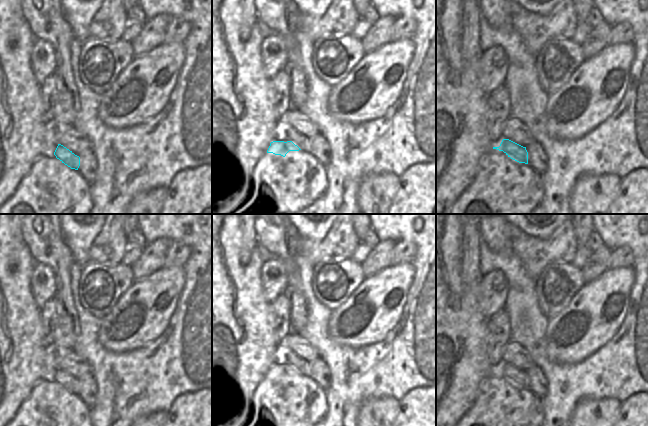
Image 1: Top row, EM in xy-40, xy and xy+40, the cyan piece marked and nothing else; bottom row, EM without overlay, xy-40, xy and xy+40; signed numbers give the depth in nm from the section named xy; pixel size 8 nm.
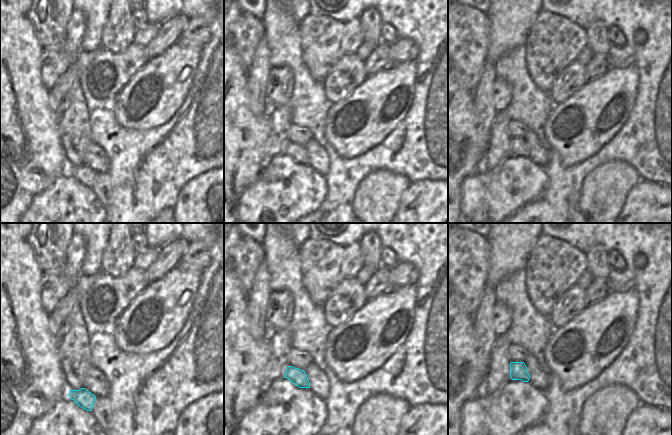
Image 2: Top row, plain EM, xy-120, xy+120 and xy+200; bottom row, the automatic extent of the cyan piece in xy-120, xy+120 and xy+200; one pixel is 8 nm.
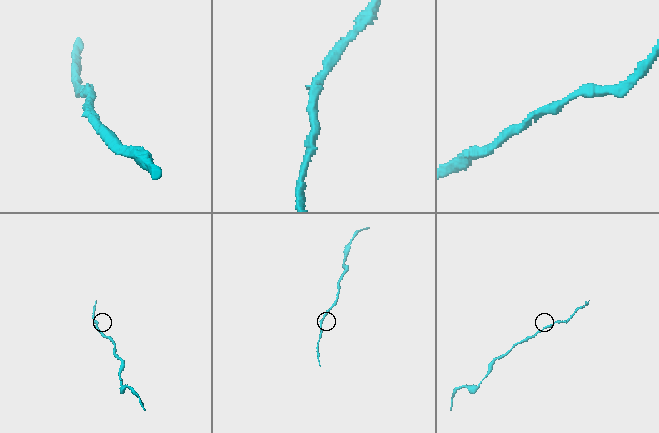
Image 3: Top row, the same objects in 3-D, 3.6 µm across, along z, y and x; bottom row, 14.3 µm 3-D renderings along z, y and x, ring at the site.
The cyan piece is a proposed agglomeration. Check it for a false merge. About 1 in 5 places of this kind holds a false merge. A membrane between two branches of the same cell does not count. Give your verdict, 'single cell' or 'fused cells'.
single cell

